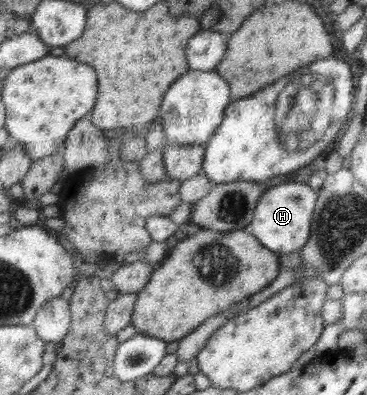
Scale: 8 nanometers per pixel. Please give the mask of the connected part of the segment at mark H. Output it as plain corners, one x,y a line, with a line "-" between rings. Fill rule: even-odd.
276,183
276,187
269,187
258,200
253,220
245,230
266,249
277,254
299,251
306,245
311,234
311,219
316,200
317,192
306,183

